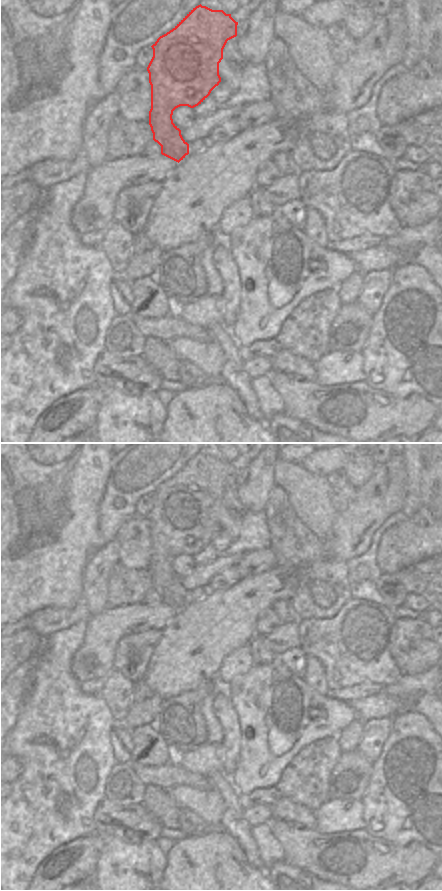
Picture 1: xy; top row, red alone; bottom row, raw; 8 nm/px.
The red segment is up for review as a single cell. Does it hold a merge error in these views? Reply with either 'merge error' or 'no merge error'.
merge error

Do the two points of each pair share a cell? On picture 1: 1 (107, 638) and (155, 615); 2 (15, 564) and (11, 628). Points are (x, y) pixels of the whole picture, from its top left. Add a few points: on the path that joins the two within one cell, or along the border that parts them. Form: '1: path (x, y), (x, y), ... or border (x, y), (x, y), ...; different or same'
1: path (119, 626), (125, 620), (143, 617); same
2: border (28, 615), (10, 622); different

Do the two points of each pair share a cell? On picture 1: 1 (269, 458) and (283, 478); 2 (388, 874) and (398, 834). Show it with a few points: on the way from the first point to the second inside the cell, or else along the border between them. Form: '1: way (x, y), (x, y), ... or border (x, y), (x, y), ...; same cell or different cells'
1: border (278, 459), (273, 471), (274, 485); different cells
2: border (373, 835), (396, 845), (419, 844); different cells

